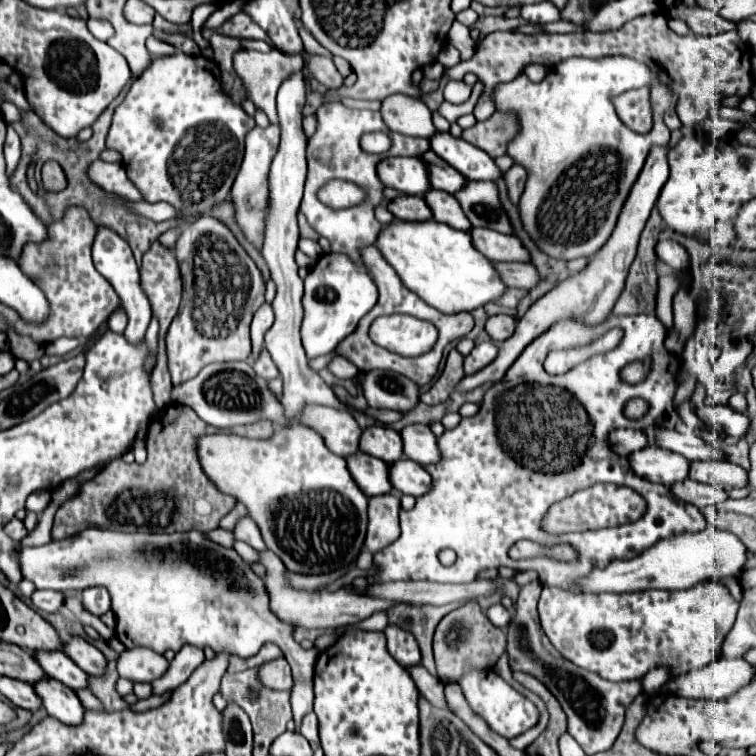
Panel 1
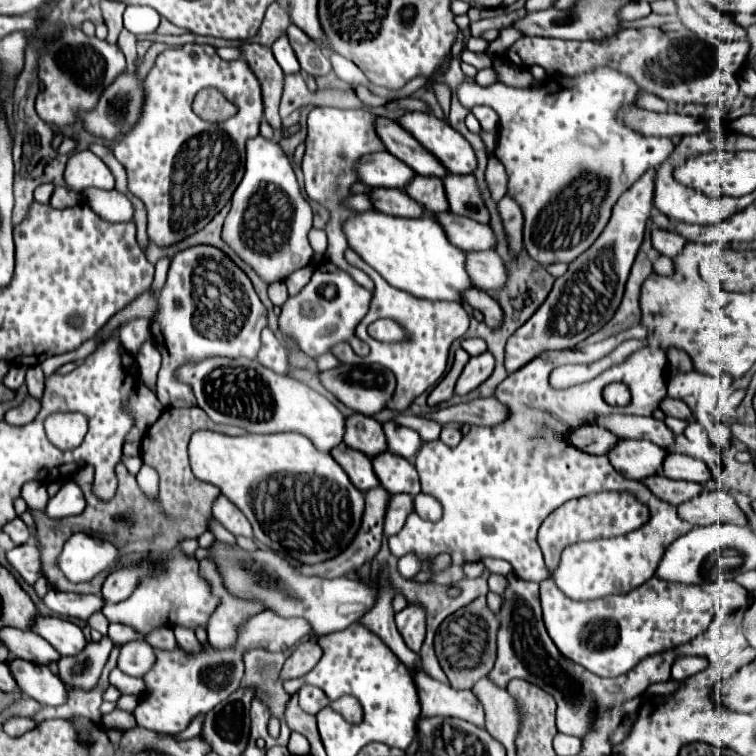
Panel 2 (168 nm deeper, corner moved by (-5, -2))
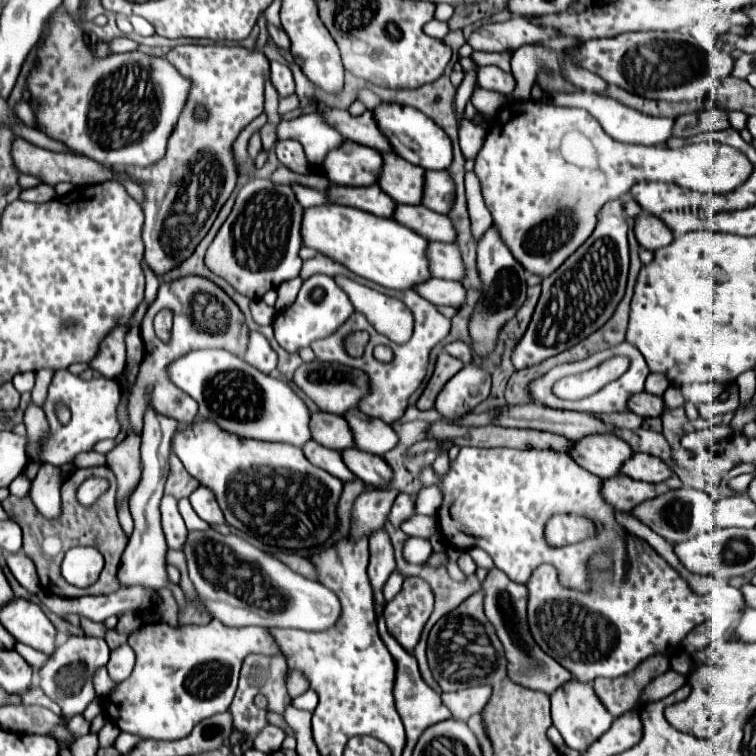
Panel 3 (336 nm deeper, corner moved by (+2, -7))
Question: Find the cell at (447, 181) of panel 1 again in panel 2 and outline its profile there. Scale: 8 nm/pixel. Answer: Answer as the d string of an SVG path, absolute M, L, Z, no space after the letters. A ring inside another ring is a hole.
M375 117L373 125L375 125L375 133L383 141L385 149L391 155L395 155L397 159L401 159L403 163L407 163L409 167L413 167L415 173L419 173L419 175L435 175L435 177L443 177L447 173L443 169L443 165L427 149L423 149L417 143L417 139L413 139L413 135L409 135L393 119Z

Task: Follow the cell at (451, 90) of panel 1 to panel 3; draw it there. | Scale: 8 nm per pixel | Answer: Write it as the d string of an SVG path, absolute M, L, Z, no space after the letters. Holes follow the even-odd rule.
M512 100L494 118L486 142L476 156L474 172L482 182L486 206L520 264L542 278L550 276L570 254L574 254L596 228L598 210L622 194L630 192L636 182L666 182L704 194L730 194L752 174L752 162L736 148L702 142L678 150L666 146L630 146L612 140L598 128L596 118L582 108L564 108L534 100Z

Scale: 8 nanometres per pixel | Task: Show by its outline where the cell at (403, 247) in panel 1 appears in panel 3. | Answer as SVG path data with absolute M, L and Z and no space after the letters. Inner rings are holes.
M326 204L326 206L316 206L304 210L304 220L302 220L302 242L314 250L318 250L324 256L330 256L338 262L342 262L346 268L350 268L354 274L376 282L384 288L392 290L414 290L416 284L422 284L432 278L430 274L430 264L428 264L428 240L424 240L420 234L414 230L402 226L394 218L378 218L366 212L360 212L358 208L348 208L348 206L338 206L338 204Z

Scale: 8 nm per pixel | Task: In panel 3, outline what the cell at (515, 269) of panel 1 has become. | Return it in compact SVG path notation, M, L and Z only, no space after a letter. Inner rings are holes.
M428 244L428 258L432 264L432 276L444 278L444 280L456 280L462 282L466 276L466 266L460 256L460 248L456 244Z

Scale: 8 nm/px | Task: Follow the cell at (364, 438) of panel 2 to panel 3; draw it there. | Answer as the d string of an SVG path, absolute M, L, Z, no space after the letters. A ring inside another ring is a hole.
M314 412L310 424L312 424L312 436L318 444L338 452L346 448L354 448L354 434L344 416Z

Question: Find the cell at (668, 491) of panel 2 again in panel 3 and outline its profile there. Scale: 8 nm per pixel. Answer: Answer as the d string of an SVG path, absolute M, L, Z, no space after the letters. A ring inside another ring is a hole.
M618 474L612 480L604 480L602 494L604 494L604 500L608 504L612 504L614 508L618 508L622 512L630 512L630 508L636 508L636 504L640 504L644 500L656 498L660 492L658 492L656 484L632 480L628 476Z

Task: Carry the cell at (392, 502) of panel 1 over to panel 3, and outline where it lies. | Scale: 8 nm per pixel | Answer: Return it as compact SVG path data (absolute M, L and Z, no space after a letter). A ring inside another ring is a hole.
M398 494L398 498L394 500L394 506L392 506L390 514L388 514L388 520L394 524L394 528L398 528L410 516L414 516L414 500L412 500L412 496Z

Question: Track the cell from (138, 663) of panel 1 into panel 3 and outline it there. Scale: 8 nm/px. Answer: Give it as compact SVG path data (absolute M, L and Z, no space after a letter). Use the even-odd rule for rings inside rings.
M122 644L116 650L112 650L110 662L106 664L106 670L108 670L112 680L122 682L122 680L126 680L132 674L134 662L136 662L136 656L134 656L132 648L128 644Z

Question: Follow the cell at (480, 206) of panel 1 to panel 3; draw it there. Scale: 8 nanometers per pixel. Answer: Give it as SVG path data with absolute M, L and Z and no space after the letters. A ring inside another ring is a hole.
M428 170L424 176L424 198L422 206L438 212L438 214L448 214L452 210L456 196L454 180L448 176L448 172L440 170Z

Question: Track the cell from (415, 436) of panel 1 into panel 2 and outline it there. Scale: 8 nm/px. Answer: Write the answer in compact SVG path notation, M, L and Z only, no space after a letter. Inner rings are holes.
M395 421L383 423L383 433L387 437L387 449L395 455L401 455L405 459L411 459L417 455L421 447L421 437L417 431L409 427L401 427Z

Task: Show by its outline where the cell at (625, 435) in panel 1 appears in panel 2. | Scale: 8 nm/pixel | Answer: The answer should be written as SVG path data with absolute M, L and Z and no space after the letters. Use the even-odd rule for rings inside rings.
M581 425L575 431L565 435L565 441L579 451L585 451L589 455L605 455L609 447L615 445L617 437L611 435L607 429L601 427L591 427L591 425Z

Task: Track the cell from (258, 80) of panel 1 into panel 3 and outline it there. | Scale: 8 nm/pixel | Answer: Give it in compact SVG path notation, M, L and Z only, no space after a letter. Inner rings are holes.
M292 94L292 96L280 98L280 106L278 106L278 114L280 114L280 116L284 116L284 114L288 114L288 112L296 110L296 108L298 108L298 96L296 96L296 94Z

